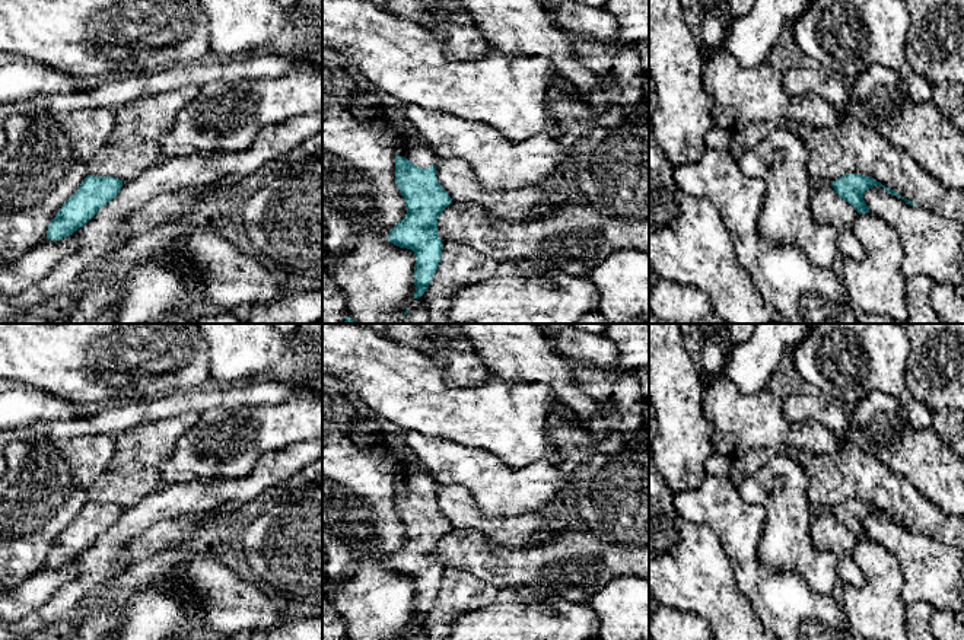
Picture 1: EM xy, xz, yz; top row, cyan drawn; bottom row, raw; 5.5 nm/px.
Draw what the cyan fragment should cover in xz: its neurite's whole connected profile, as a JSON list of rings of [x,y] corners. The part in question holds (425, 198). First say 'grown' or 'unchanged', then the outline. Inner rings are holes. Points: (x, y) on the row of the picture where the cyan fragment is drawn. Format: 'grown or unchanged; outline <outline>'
grown; outline [[[413,127],[400,131],[395,144],[395,182],[405,198],[407,214],[391,230],[388,241],[414,252],[413,299],[429,287],[442,257],[438,219],[452,204],[436,176],[436,155],[429,141]]]

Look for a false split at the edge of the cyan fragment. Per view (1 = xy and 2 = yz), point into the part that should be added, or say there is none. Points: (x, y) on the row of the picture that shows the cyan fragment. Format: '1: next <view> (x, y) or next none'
1: next none
2: next none

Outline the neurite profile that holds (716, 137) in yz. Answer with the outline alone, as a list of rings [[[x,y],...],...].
[[[712,124],[704,140],[707,149],[725,150],[729,147],[729,143],[734,136],[731,136],[725,128]]]

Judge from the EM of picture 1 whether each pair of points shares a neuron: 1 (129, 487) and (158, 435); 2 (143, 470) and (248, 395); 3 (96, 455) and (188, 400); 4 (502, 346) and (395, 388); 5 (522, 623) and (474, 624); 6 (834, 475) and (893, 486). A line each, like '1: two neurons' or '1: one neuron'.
1: one neuron
2: two neurons
3: two neurons
4: two neurons
5: one neuron
6: one neuron

